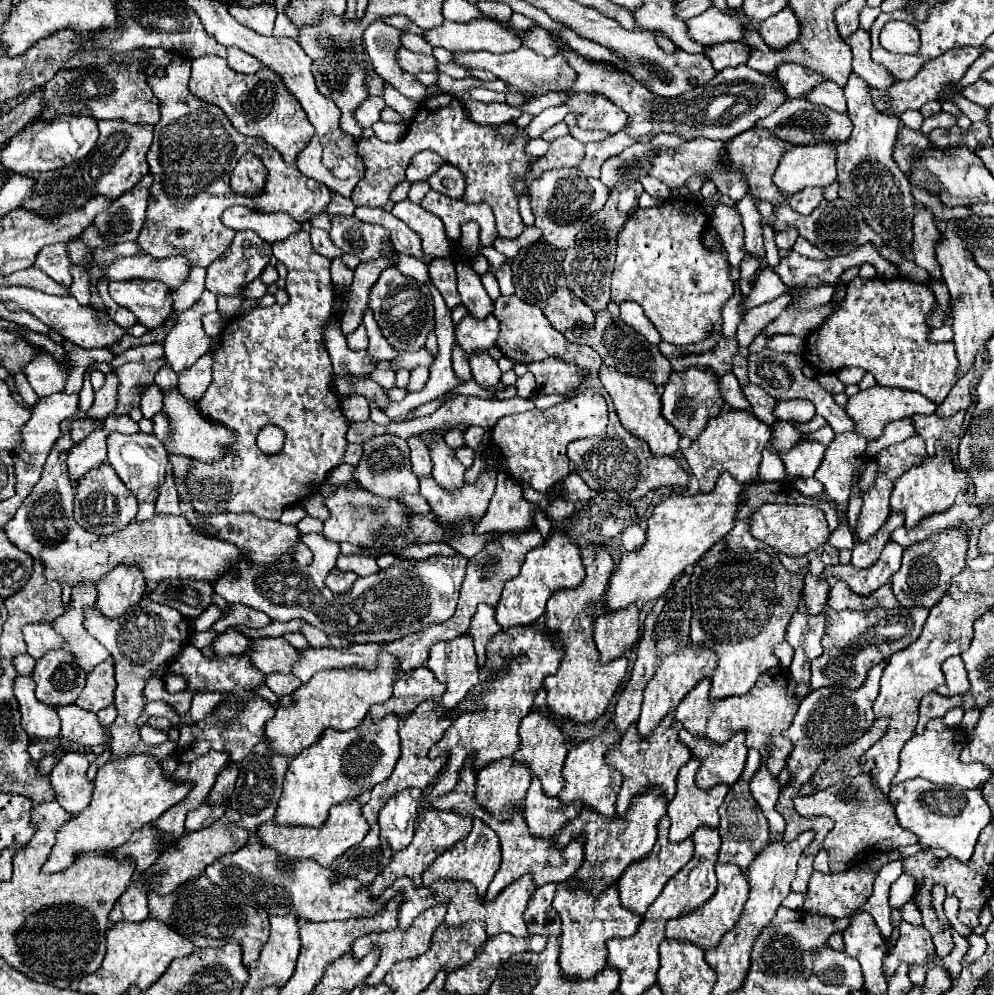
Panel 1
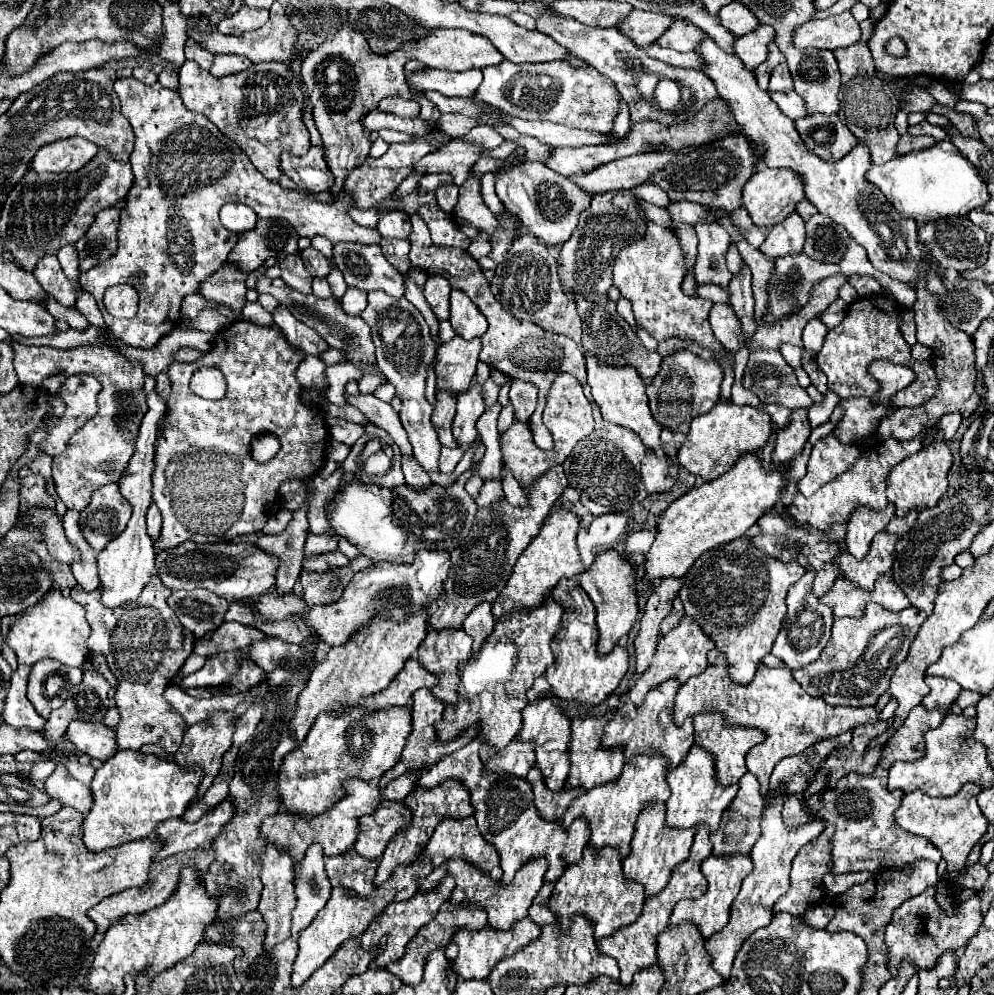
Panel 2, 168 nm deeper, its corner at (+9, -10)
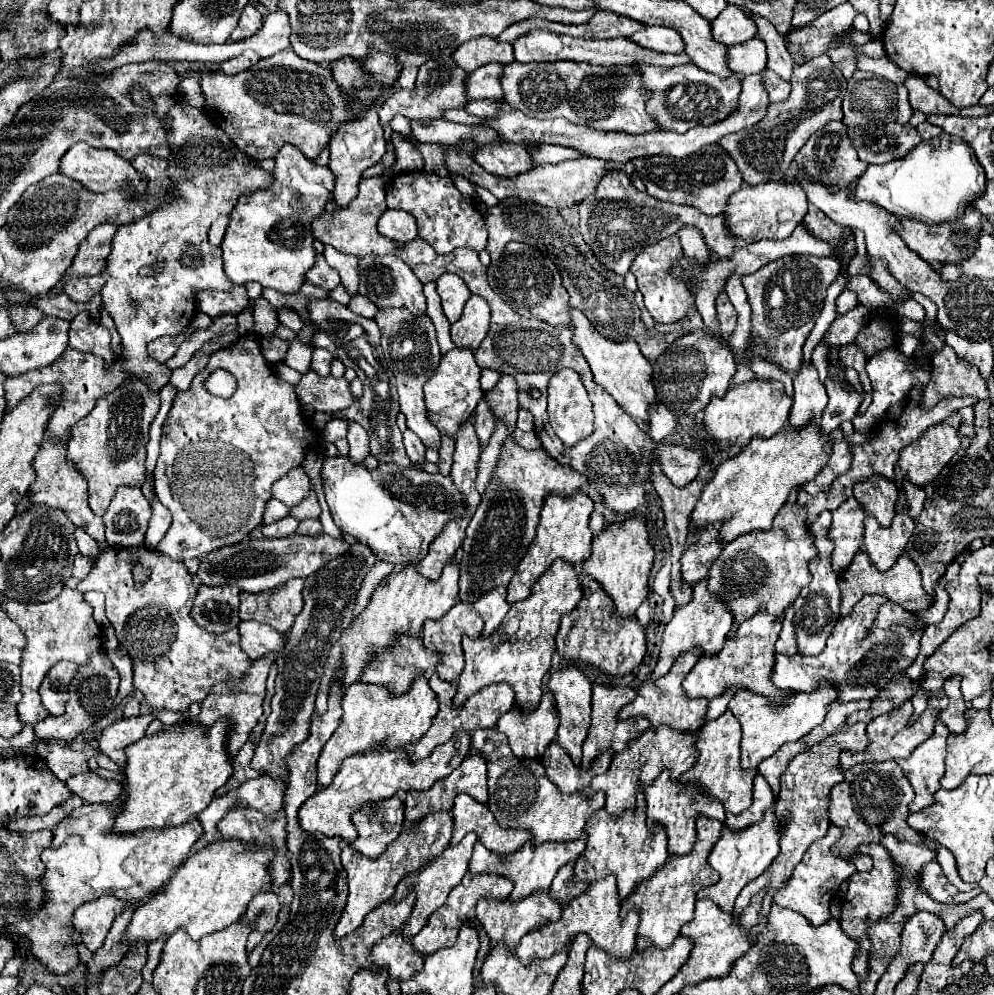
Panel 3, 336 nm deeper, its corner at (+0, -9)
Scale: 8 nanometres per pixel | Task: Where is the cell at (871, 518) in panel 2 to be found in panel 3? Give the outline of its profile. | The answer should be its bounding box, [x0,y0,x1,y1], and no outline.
[855,477,899,527]

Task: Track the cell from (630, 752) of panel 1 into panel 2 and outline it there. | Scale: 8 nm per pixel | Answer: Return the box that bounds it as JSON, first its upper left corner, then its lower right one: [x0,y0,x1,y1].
[602,678,694,768]

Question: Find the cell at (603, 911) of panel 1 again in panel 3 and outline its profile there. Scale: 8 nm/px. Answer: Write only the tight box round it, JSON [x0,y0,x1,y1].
[575,795,667,901]

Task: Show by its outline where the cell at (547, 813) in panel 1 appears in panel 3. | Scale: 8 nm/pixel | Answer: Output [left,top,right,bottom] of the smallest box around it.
[541,743,611,795]

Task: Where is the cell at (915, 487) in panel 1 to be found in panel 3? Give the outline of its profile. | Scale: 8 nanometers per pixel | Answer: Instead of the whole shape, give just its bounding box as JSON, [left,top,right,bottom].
[897,413,961,487]

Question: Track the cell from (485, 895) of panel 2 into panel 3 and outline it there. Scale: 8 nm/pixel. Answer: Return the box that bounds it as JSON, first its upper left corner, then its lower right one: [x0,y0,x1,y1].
[469,833,587,901]

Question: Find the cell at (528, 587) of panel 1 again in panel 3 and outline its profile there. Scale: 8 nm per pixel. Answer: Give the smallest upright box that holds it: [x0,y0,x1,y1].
[507,491,593,605]

